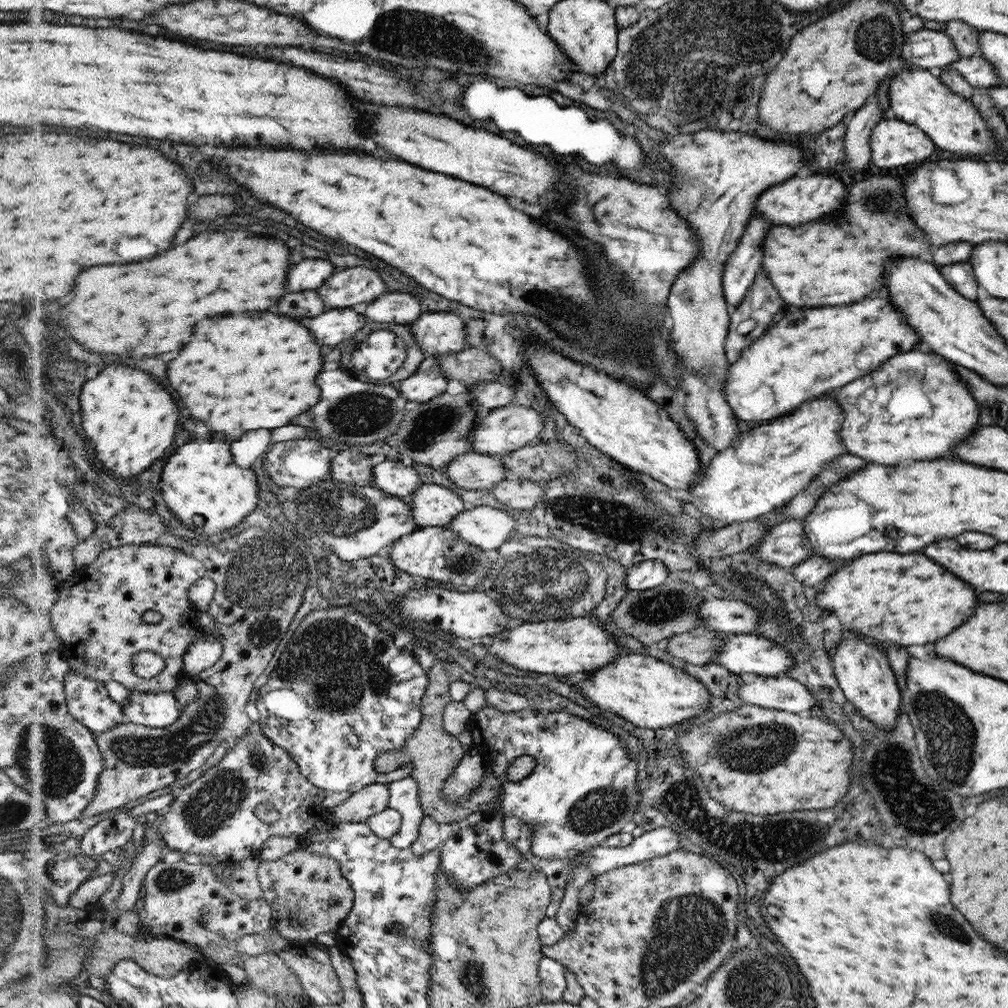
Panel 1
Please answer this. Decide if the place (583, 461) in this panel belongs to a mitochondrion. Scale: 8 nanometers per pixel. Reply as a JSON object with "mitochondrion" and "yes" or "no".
{"mitochondrion":"no"}

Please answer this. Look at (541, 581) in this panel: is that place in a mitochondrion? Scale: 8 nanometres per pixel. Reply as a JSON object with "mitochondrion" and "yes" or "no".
{"mitochondrion":"yes"}

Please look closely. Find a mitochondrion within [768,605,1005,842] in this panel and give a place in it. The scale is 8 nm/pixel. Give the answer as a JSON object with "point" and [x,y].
{"point":[950,736]}

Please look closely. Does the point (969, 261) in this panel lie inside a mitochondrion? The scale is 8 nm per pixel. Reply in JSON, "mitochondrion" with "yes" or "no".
{"mitochondrion":"no"}

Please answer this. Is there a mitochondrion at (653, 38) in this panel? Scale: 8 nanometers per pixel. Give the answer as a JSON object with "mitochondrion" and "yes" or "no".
{"mitochondrion":"yes"}

